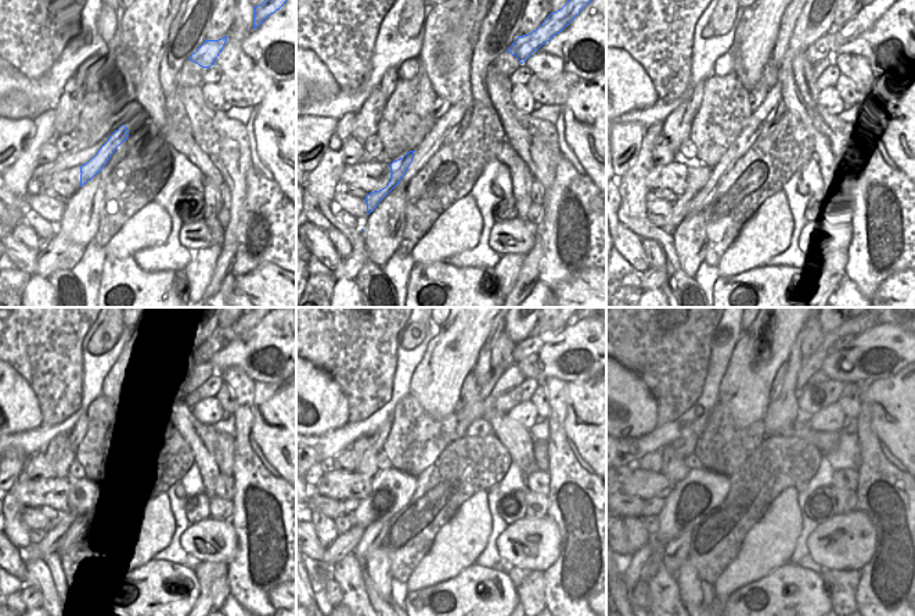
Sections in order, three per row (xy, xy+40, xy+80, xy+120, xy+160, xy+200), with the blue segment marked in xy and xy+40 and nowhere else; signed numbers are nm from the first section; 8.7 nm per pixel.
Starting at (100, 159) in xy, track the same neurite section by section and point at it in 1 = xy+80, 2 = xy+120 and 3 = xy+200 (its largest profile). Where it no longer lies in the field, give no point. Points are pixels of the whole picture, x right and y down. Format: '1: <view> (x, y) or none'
1: xy+80 (698, 173)
2: xy+120 (42, 541)
3: xy+200 (636, 562)

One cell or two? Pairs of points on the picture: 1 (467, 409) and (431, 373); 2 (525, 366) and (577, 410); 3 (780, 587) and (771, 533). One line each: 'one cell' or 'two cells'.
1: two cells
2: two cells
3: two cells

